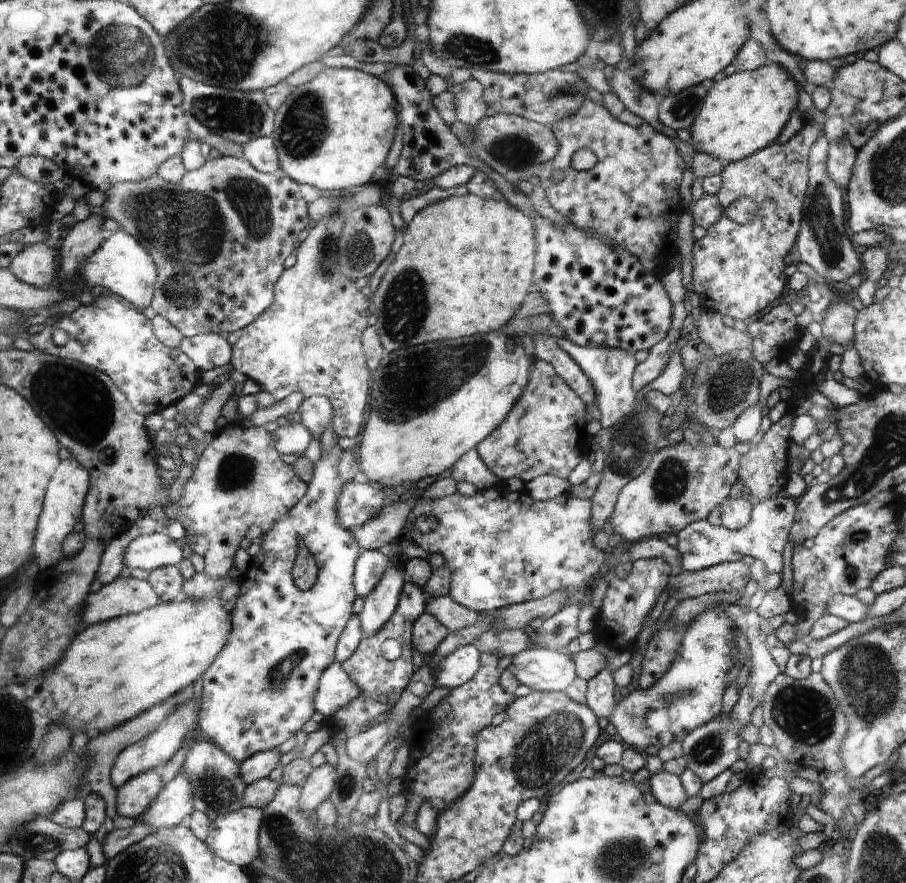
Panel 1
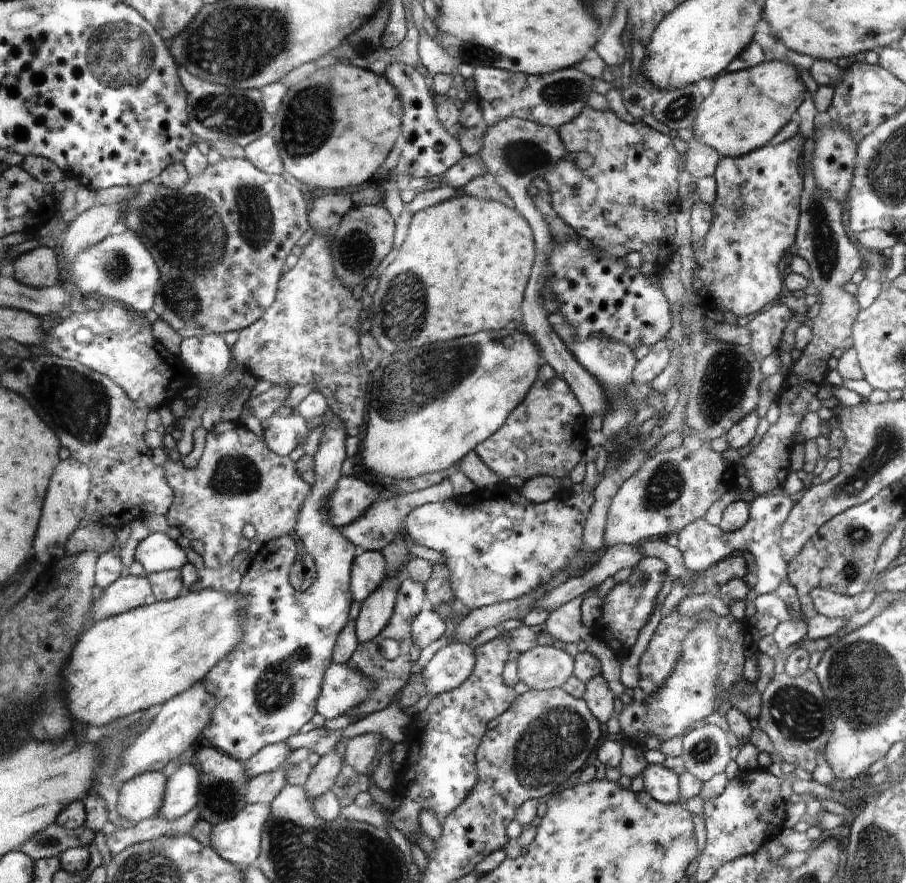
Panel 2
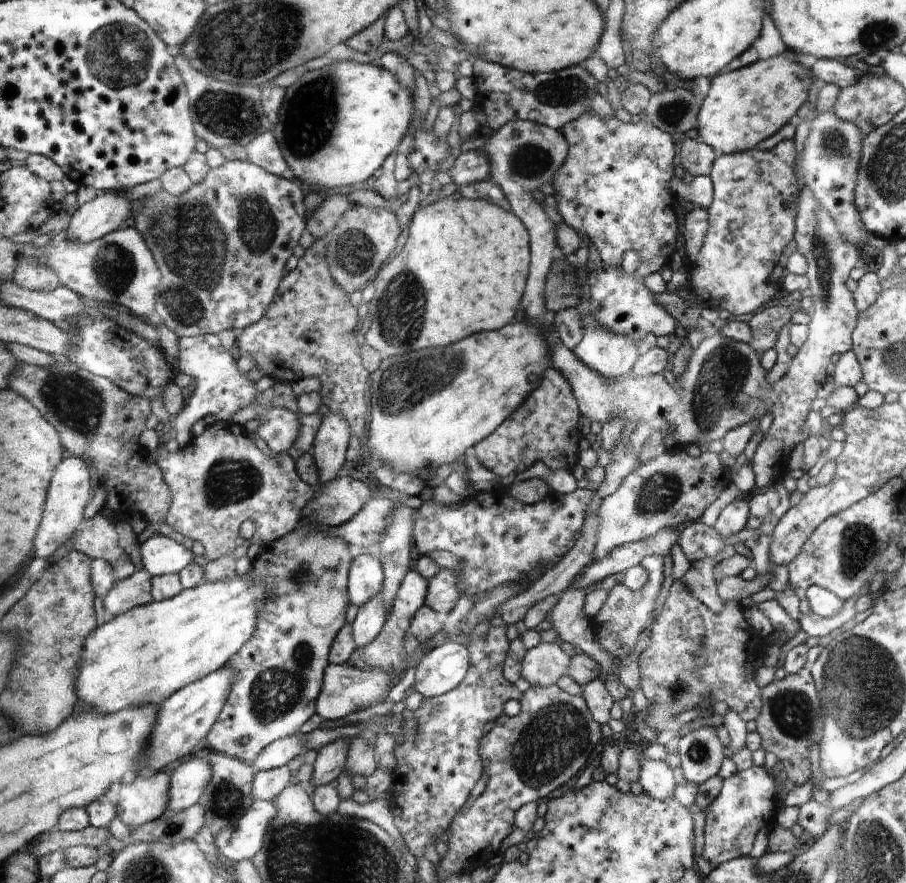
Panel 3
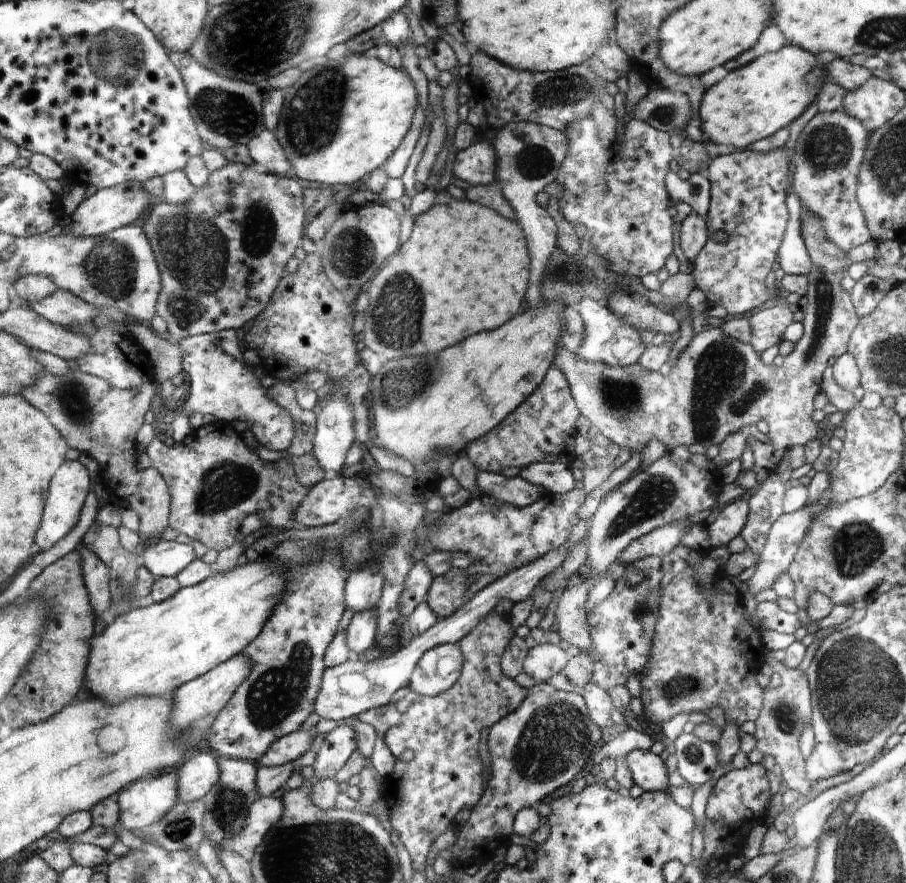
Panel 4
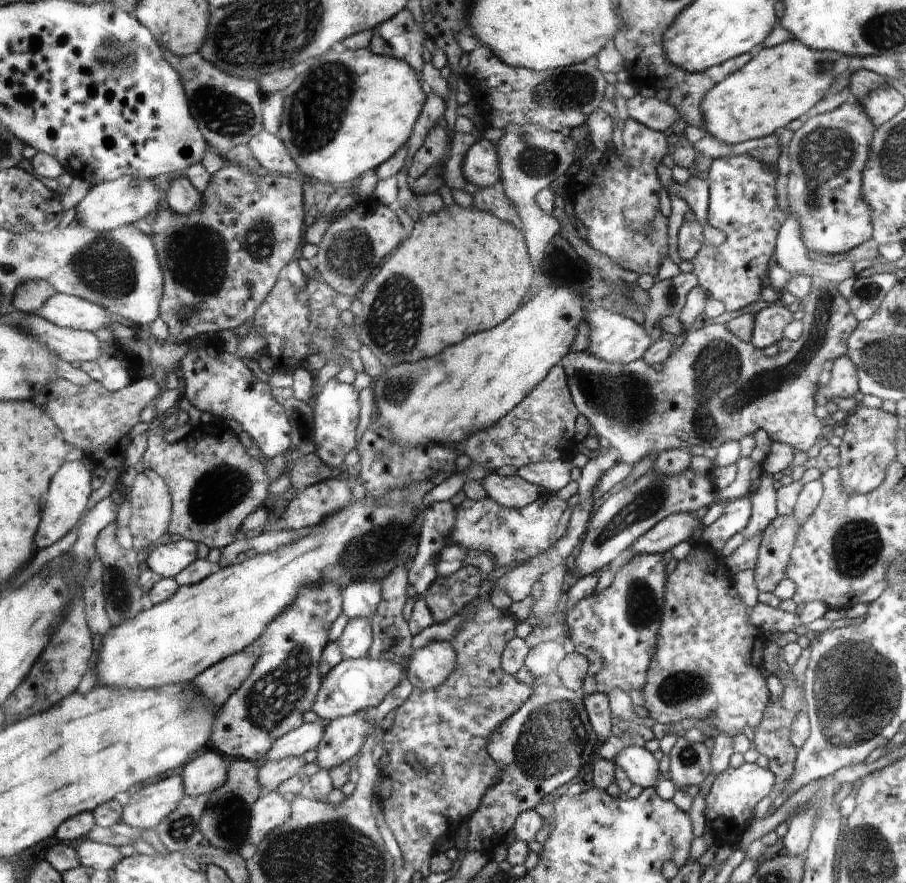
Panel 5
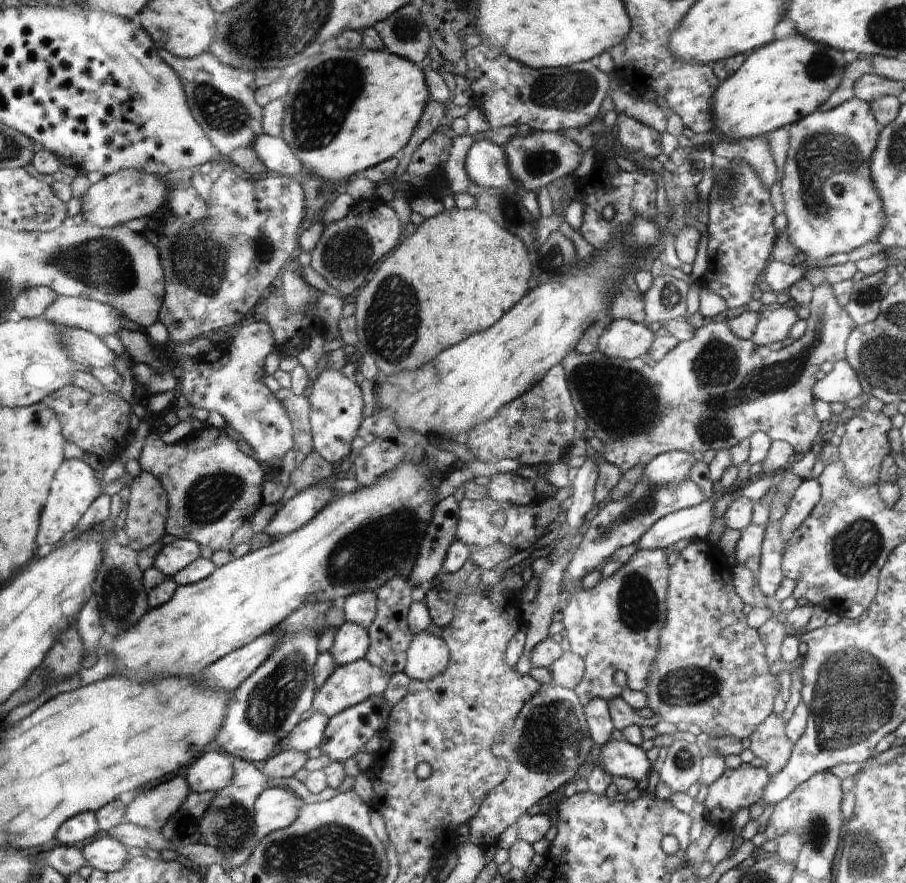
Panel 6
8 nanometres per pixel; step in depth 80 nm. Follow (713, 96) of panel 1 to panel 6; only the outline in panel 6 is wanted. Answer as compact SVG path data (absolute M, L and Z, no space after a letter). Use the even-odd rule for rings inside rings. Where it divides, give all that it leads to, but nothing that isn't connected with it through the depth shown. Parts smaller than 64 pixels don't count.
M804 34L781 38L752 51L732 76L714 92L716 132L728 139L750 139L798 123L832 96L846 72L844 51L812 42Z

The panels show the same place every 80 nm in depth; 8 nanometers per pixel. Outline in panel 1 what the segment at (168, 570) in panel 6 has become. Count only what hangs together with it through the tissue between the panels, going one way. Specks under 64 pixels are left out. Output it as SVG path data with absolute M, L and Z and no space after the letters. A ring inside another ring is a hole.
M165 531L137 537L124 556L125 566L149 573L164 566L177 566L182 560L184 557L180 542L172 540Z

